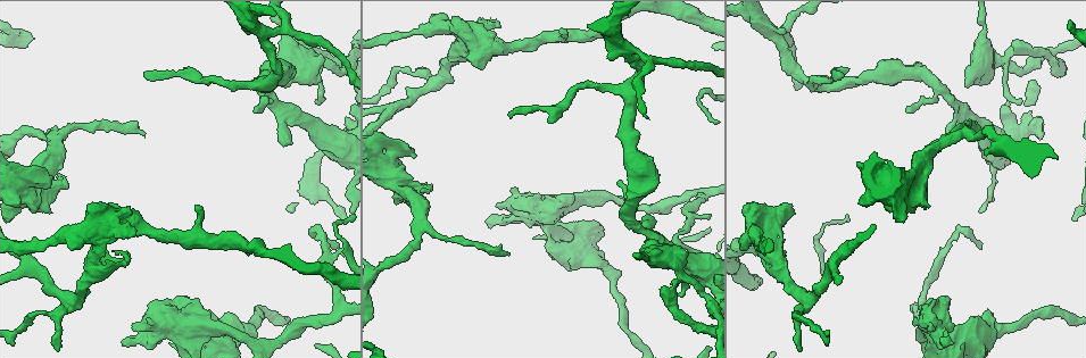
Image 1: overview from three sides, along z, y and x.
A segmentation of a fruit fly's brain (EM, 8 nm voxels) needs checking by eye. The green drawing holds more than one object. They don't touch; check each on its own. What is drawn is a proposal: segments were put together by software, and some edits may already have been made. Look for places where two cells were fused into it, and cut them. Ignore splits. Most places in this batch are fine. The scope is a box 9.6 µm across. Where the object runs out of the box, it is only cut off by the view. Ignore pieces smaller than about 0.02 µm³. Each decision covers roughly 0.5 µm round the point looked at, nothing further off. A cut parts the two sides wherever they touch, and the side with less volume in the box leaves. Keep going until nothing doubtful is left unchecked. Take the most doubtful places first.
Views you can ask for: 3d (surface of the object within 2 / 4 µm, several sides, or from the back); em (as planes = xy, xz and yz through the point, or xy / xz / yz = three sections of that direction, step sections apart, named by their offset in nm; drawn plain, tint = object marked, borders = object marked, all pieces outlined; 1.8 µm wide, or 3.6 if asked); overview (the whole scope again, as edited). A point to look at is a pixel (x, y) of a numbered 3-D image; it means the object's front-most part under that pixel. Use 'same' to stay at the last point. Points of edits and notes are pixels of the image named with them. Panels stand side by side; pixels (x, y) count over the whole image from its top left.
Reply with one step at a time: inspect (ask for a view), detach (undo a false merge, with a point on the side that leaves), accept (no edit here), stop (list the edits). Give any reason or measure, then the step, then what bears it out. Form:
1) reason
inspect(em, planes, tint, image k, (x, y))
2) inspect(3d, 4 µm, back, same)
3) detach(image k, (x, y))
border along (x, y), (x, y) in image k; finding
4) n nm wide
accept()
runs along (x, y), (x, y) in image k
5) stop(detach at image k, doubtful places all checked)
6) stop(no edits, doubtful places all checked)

sharp bend
inspect(3d, 2 µm, image 1, (335, 313))

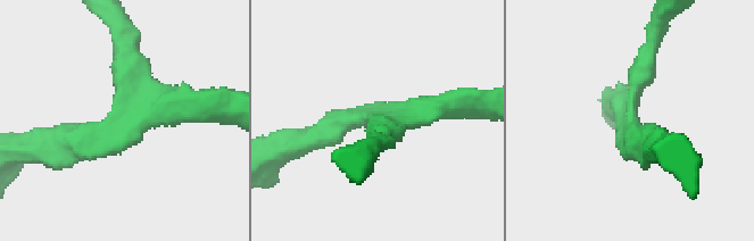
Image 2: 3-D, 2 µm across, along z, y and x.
inspect(em, planes, tint, image 2, (382, 117))

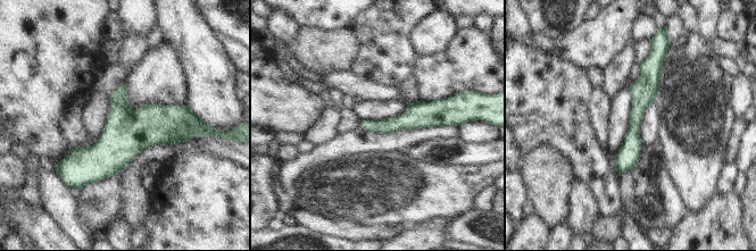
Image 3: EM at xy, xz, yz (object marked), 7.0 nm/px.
accept()
runs along (191, 118), (66, 160) in image 3; continuous, no second cell

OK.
a fork
inspect(3d, 4 µm, image 1, (777, 32))

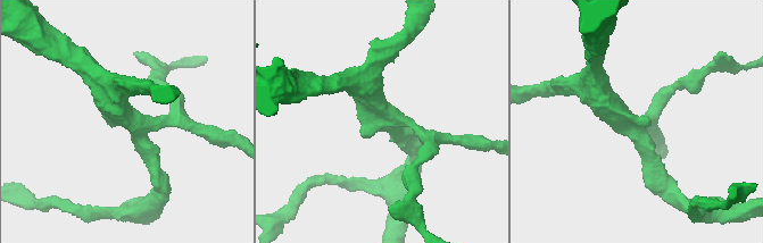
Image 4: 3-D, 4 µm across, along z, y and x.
now the EM
inspect(em, xy, step 16, tint, image 4, (632, 123))

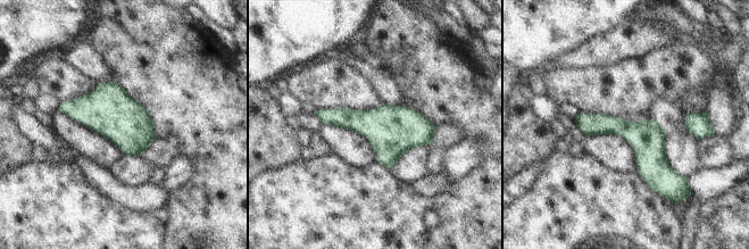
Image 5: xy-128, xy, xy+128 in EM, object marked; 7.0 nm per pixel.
inspect(em, planes, borders, same)

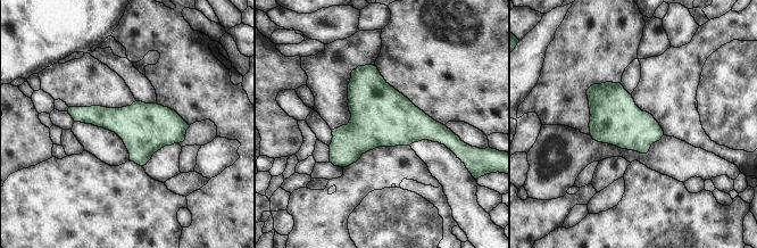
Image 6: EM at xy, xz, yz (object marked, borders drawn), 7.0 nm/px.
accept()
all the same cell

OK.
branch point
inspect(3d, 4 µm, image 1, (675, 266))

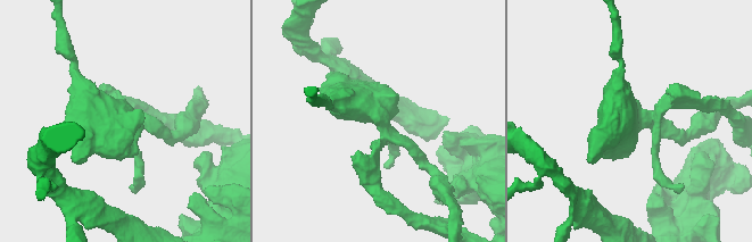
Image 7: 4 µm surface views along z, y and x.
inspect(em, yz, step 8, tint, image 7, (379, 117))

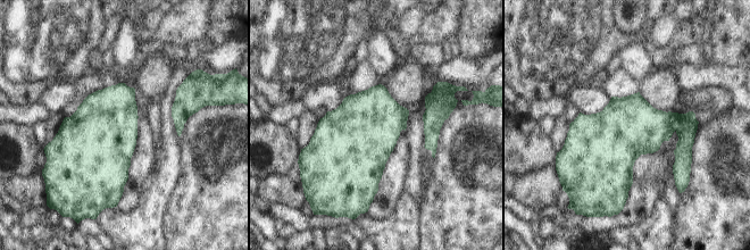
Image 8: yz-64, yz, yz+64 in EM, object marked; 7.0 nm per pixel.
inspect(em, planes, tint, same)

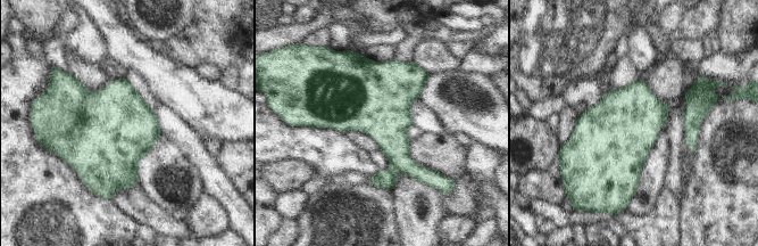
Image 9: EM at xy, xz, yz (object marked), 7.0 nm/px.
480 nm wide
detach(image 9, (388, 178))
border along (390, 166), (397, 173) in image 9; two cells meet here

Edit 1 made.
redraw
inspect(overview)

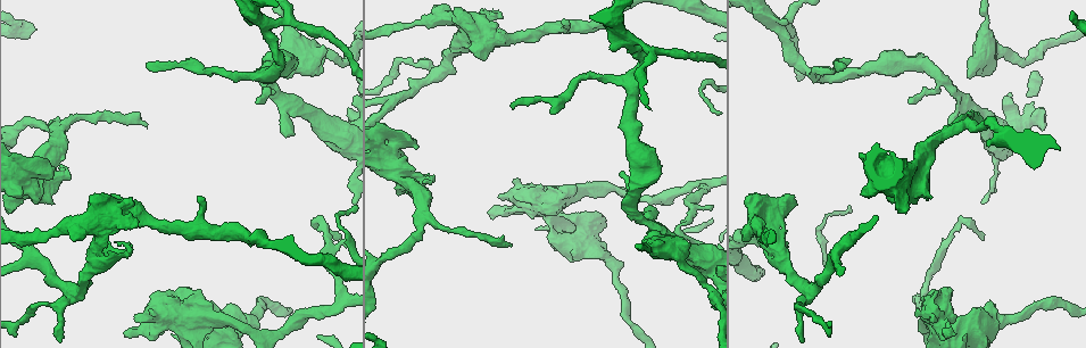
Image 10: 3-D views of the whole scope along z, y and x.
three-way junction
inspect(3d, 2 µm, back, image 10, (964, 104))

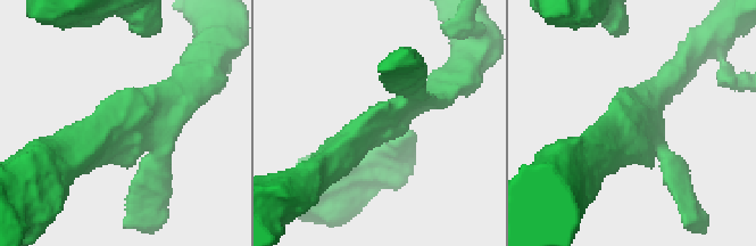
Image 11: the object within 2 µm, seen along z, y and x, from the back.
3 arms; arms of 200, 240, 300 nm; now the EM
inspect(em, planes, tint, image 11, (386, 124))

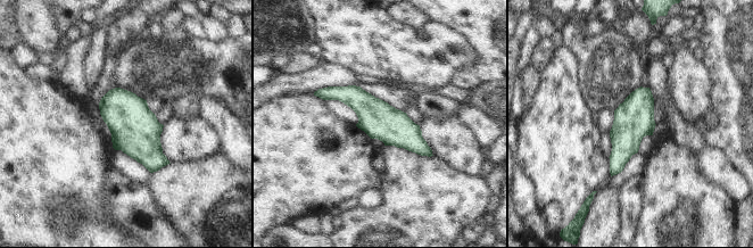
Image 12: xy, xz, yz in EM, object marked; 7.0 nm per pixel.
accept()
runs along (319, 93), (355, 97), (429, 153) in image 12; one cell here

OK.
sharp bend
inspect(em, 3.6 µm, yz, step 16, tint, image 10, (183, 308))

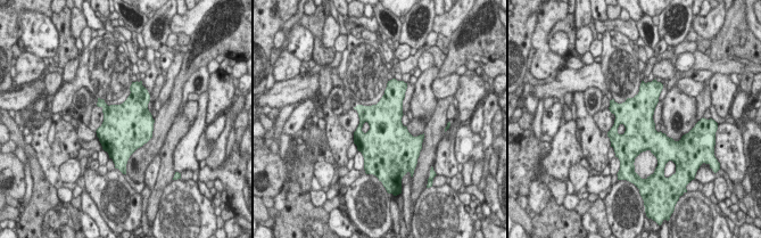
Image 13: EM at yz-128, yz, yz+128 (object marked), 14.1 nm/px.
inspect(em, 3.6 µm, planes, tint, same)

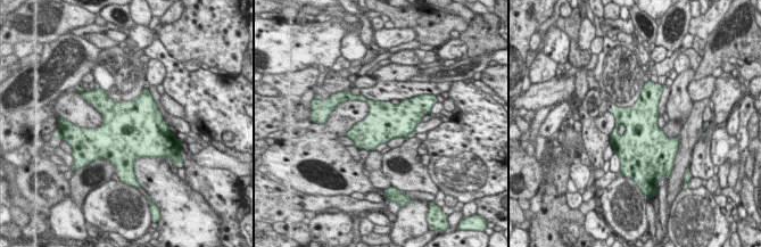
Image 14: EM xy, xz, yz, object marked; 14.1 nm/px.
550 nm wide
accept()
one cell here

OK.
sudden change in width
inspect(3d, 4 µm, image 10, (904, 179))

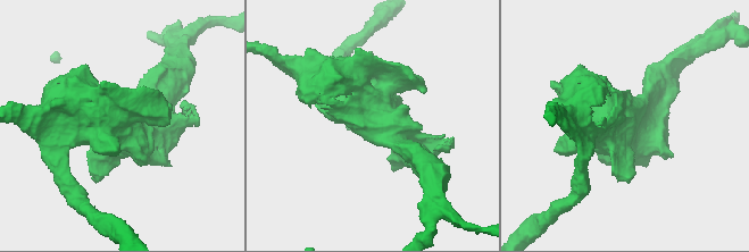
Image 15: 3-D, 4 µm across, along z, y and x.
need the tissue
inspect(em, 3.6 µm, planes, plain, image 15, (624, 125))

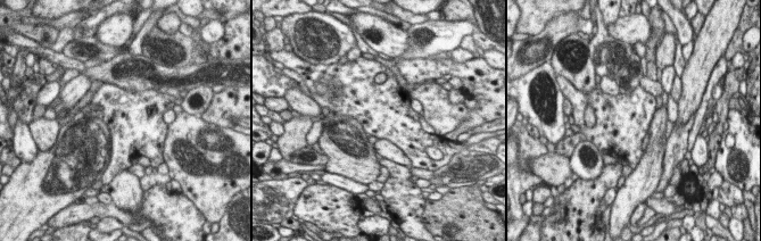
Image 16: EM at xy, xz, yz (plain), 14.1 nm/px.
inspect(em, 3.6 µm, planes, tint, same)

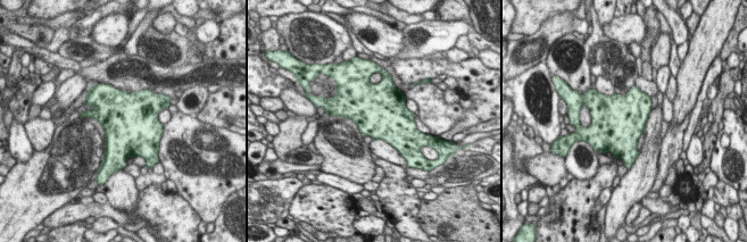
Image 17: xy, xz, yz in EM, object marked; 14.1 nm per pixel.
750 nm wide
accept()
all the same cell

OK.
stop(detach at image 9, doubtful places all checked)

